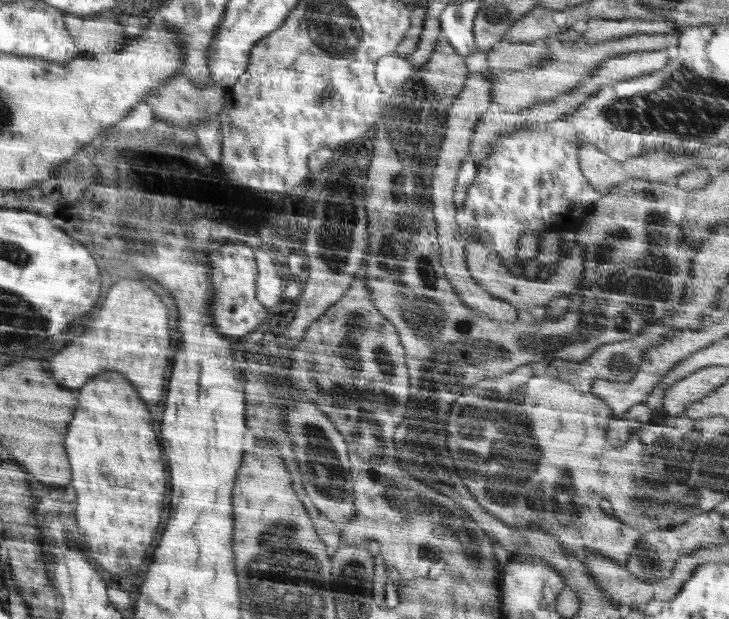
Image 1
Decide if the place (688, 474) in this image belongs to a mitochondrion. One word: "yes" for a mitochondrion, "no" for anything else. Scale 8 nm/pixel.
yes

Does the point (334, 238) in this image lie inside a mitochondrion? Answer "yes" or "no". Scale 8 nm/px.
yes

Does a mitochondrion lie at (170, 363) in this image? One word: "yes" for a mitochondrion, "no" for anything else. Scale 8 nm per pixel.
no

